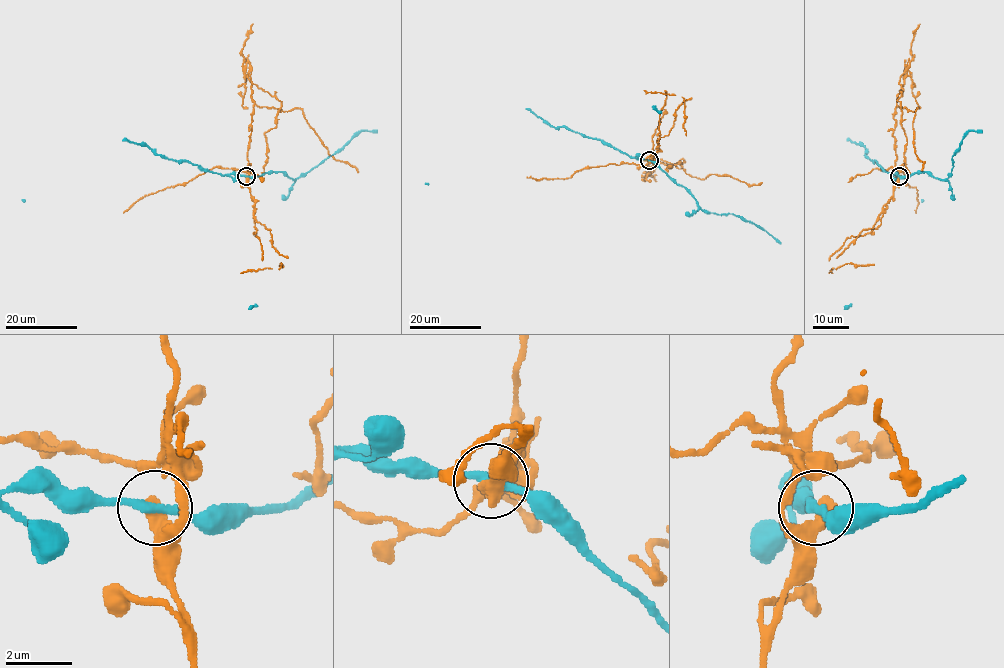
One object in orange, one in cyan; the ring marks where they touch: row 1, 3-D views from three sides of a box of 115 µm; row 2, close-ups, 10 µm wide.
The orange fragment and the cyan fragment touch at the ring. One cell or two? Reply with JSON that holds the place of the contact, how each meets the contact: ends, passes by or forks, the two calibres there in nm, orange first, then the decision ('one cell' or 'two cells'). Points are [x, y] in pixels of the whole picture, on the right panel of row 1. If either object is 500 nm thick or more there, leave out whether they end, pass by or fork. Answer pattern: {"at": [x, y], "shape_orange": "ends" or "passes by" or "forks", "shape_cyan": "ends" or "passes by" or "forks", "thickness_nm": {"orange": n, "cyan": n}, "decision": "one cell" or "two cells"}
{"at": [899, 176], "thickness_nm": {"orange": 550, "cyan": 240}, "decision": "two cells"}

